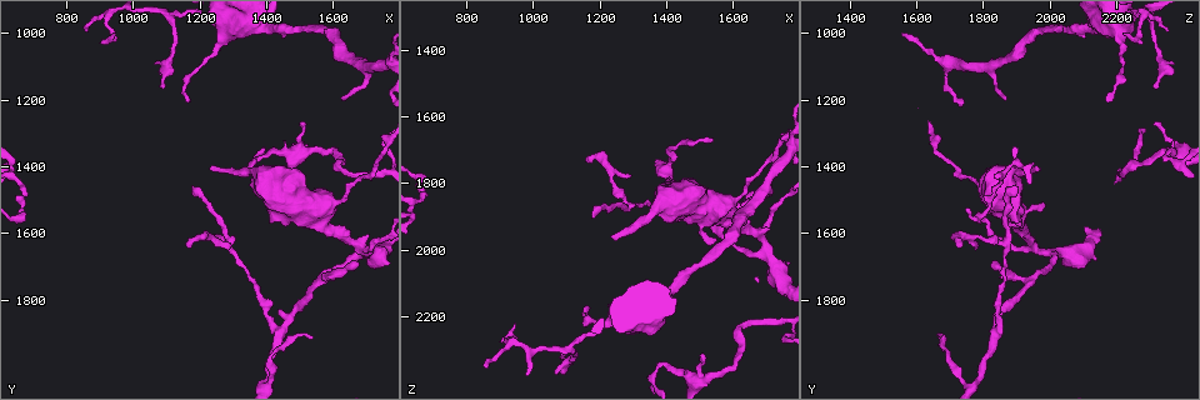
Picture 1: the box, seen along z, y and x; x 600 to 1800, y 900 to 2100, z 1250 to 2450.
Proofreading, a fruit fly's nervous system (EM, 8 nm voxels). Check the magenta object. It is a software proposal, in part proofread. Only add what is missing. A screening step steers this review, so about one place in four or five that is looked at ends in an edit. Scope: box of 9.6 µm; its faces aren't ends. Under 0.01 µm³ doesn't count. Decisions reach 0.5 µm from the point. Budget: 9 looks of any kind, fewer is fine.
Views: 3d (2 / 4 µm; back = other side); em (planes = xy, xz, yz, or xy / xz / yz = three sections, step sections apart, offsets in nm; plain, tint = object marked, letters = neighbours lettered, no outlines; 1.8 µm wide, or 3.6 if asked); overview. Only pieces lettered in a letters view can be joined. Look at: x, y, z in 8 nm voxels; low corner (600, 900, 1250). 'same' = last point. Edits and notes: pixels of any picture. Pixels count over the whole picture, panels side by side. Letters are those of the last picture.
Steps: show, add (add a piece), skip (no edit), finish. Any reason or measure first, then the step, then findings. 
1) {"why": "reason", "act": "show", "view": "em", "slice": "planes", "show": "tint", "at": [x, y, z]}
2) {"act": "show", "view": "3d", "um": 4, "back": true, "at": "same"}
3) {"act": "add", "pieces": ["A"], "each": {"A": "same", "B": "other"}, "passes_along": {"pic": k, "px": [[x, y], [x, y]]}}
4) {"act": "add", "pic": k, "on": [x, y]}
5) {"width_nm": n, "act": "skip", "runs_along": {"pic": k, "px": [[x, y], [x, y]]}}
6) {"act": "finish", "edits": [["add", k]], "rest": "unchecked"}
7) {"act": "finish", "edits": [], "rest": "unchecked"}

{"why": "free end", "act": "show", "view": "em", "slice": "planes", "show": "letters", "at": [1670, 1680, 1830]}

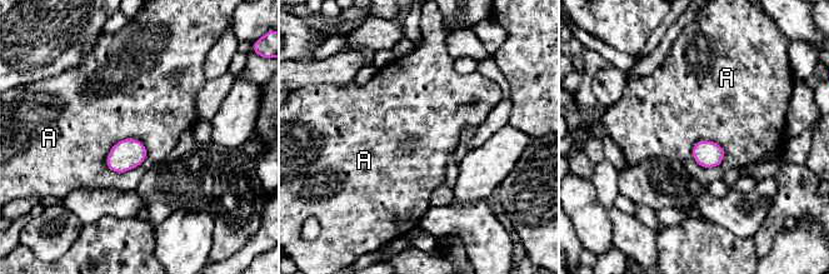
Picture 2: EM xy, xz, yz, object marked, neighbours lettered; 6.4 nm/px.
{"act": "skip", "each": {"A": "other"}, "border": {"pic": 2, "px": [[148, 150], [128, 170], [105, 165]]}, "found": "none of them fits"}

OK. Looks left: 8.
{"why": "a narrow waist", "act": "show", "view": "3d", "um": 2, "at": [1370, 1380, 2360]}

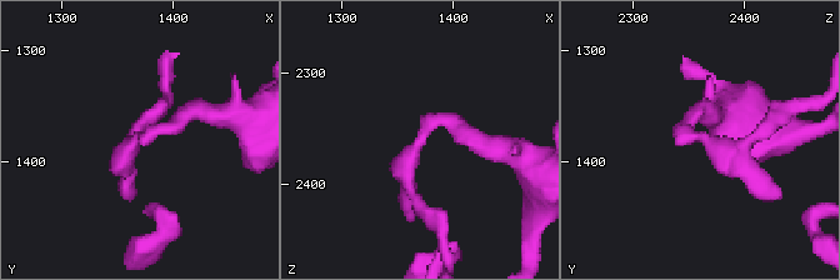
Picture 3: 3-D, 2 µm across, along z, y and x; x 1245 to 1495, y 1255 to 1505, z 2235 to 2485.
{"act": "show", "view": "em", "slice": "xz", "step": 8, "show": "tint", "at": [1372, 1376, 2364]}

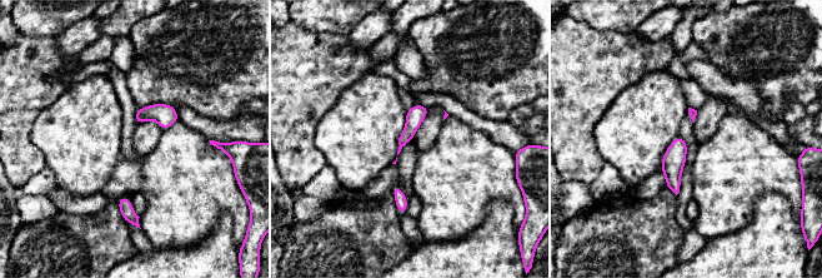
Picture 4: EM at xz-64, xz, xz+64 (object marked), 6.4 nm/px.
{"act": "show", "view": "em", "slice": "planes", "show": "letters", "at": "same"}

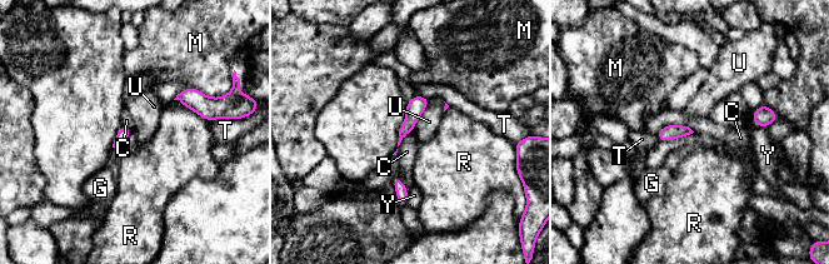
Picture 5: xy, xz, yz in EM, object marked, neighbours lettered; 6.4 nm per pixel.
{"act": "skip", "each": {"C": "other", "G": "other", "M": "other", "R": "other", "T": "other", "U": "other", "Y": "other"}, "border": {"pic": 5, "px": [[694, 132], [664, 125], [657, 134]]}, "found": "no lettered piece goes on from it"}

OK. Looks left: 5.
{"why": "an open end", "act": "show", "view": "3d", "um": 2, "at": [1170, 1460, 1910]}

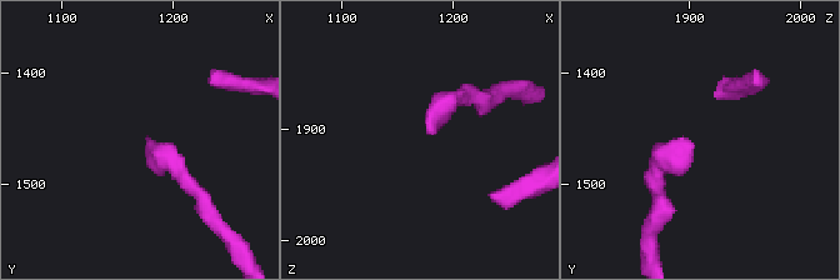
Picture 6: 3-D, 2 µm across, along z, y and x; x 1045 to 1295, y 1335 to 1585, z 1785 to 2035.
{"act": "show", "view": "em", "slice": "planes", "show": "letters", "at": [1178, 1460, 1904]}

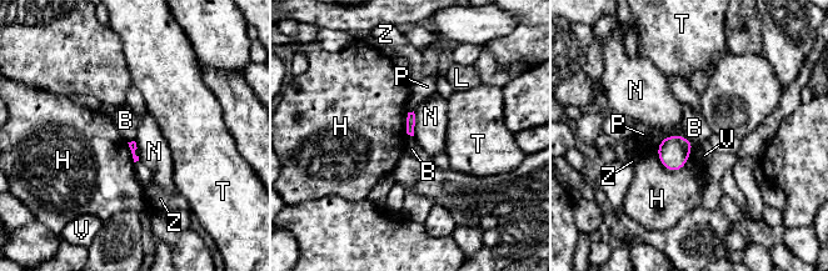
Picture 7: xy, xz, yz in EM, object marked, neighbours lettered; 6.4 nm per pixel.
{"longest_contact_nm": ["H", 220], "act": "skip", "each": {"B": "other", "H": "other", "L": "other", "N": "other", "P": "other", "T": "other", "V": "other", "Z": "other"}, "border": {"pic": 7, "px": [[683, 135], [692, 144]]}, "found": "none of them fits"}

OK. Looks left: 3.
{"why": "thick turns thin", "act": "show", "view": "em", "slice": "planes", "show": "letters", "at": [1190, 1110, 2230]}

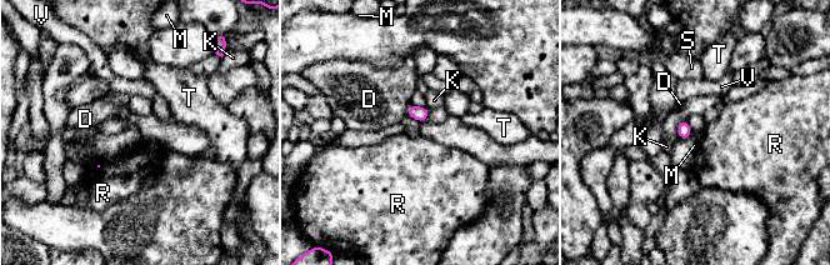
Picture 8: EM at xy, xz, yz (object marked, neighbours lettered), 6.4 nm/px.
{"longest_contact_nm": ["M", 100], "act": "skip", "each": {"D": "other", "K": "other", "M": "other", "R": "other", "S": "other", "T": "other", "V": "other"}, "border": {"pic": 8, "px": [[691, 133], [686, 138], [678, 138]]}, "found": "none of them fits"}

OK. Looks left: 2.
{"act": "finish", "edits": [], "rest": "unchecked"}

